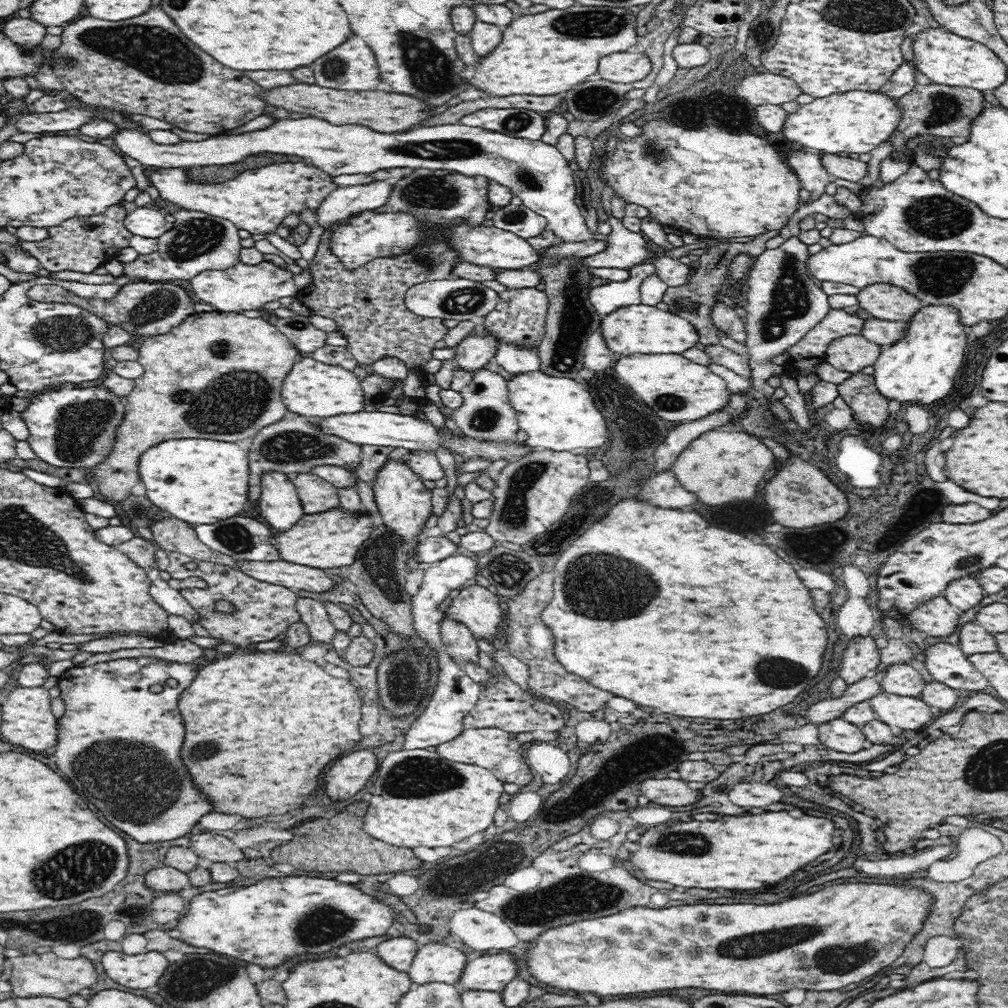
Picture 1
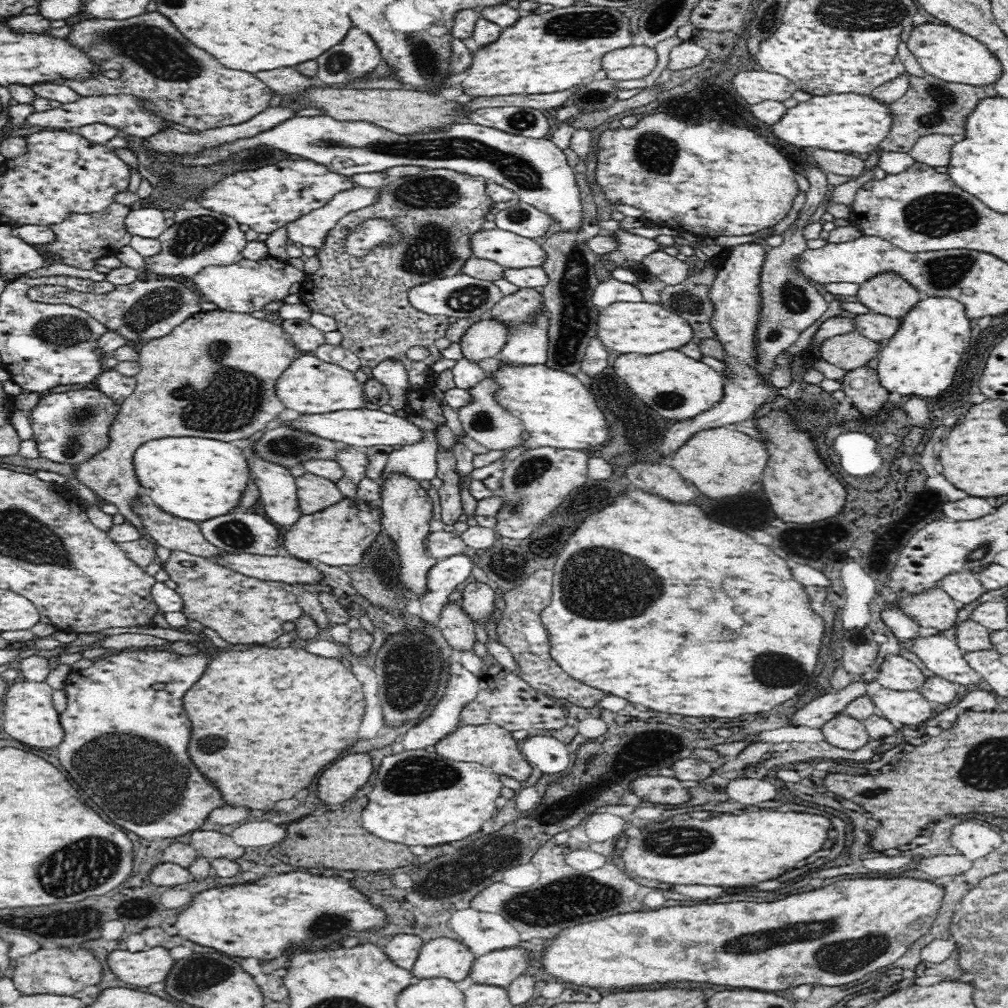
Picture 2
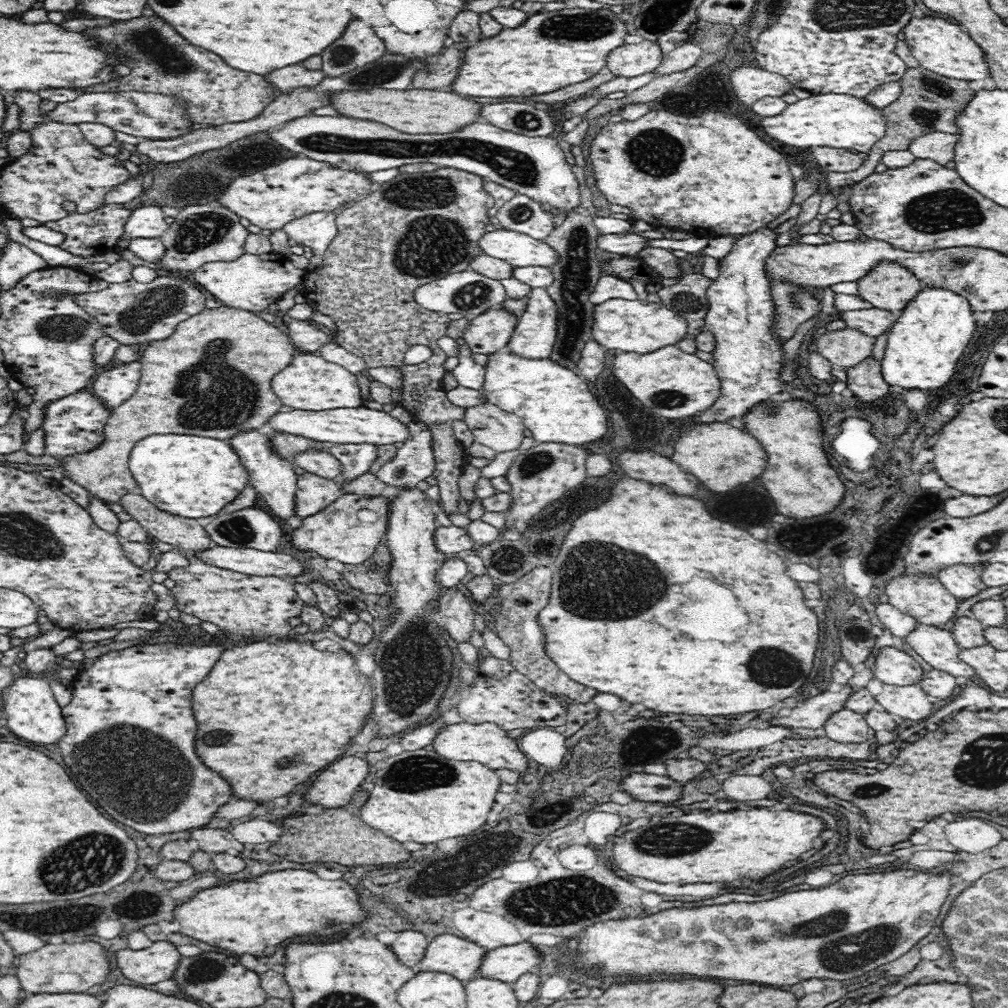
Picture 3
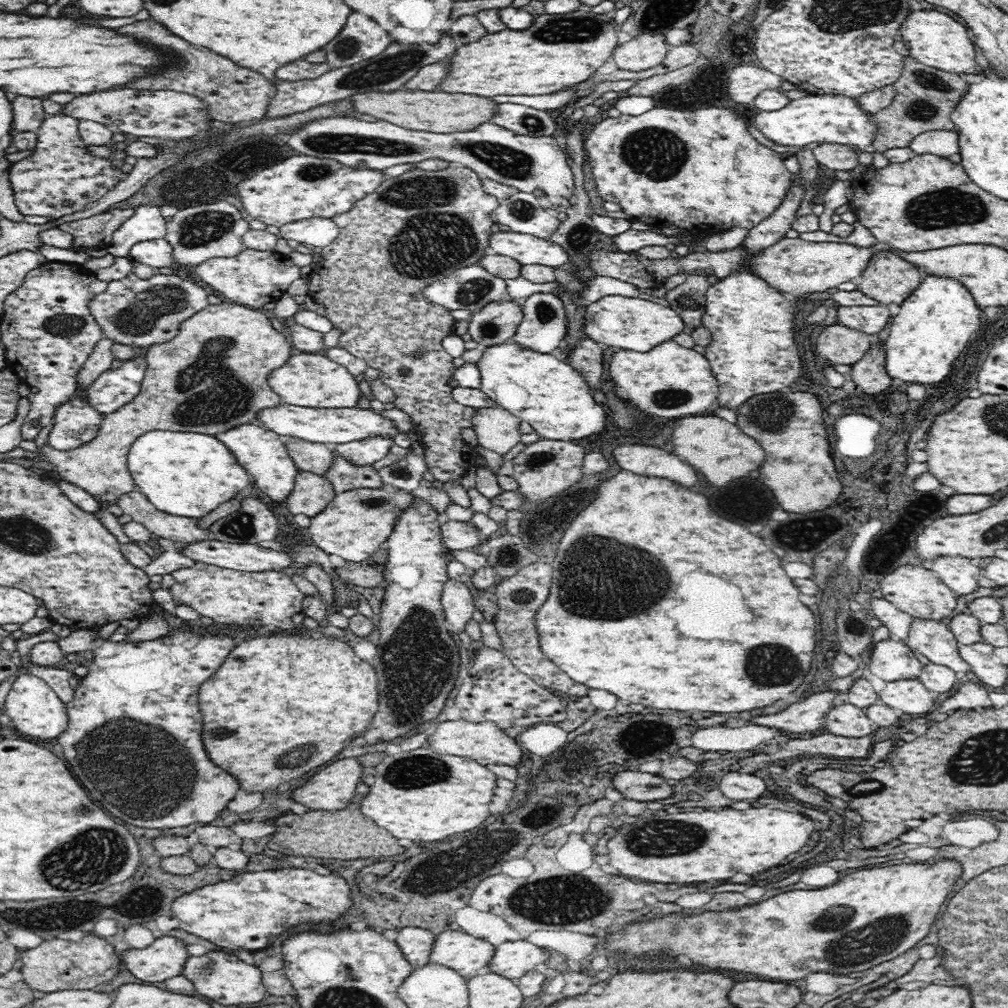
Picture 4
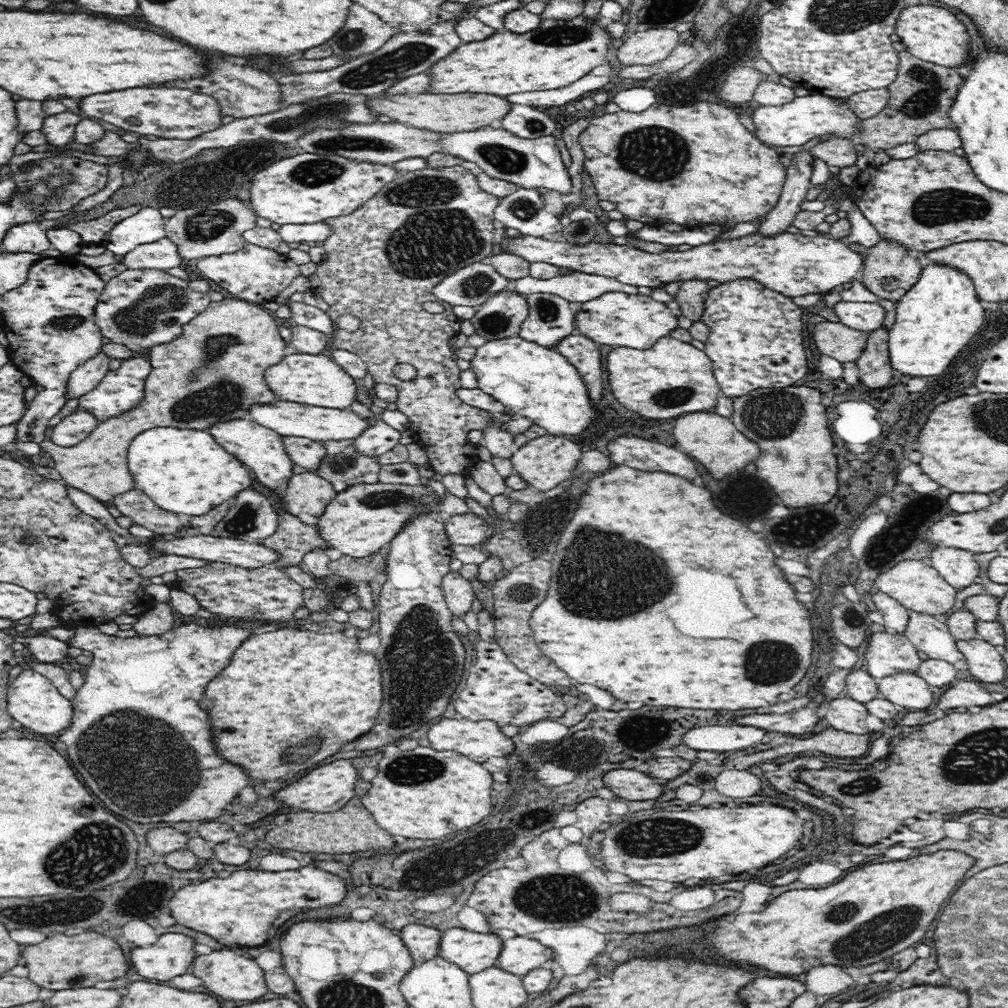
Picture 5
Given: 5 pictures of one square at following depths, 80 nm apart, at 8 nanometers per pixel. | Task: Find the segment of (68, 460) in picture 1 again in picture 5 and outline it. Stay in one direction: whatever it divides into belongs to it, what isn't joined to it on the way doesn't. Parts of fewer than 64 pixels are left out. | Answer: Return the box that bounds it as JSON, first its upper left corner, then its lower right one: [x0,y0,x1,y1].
[51,406,98,447]

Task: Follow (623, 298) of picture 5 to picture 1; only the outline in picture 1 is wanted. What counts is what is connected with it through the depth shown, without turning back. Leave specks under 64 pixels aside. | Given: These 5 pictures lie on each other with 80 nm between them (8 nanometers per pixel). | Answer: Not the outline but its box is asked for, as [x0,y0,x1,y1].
[600,304,699,357]

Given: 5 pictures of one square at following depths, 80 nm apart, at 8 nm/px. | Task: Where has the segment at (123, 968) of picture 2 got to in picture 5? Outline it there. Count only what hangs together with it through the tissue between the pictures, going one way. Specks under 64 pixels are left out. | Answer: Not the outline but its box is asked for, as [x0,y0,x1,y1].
[130,932,196,981]

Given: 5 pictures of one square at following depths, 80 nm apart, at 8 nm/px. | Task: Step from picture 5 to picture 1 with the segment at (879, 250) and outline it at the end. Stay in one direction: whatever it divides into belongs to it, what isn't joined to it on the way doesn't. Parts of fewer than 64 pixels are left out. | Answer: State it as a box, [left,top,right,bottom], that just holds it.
[857,282,922,322]

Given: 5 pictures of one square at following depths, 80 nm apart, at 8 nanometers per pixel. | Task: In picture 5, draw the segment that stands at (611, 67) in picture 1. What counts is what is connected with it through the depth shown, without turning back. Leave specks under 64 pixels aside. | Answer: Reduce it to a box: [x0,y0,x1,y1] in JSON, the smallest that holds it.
[617,27,679,67]

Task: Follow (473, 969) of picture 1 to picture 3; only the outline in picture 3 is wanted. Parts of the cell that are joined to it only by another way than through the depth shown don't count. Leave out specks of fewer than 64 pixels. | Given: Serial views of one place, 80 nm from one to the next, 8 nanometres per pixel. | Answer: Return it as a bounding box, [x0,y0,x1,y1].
[478,941,542,984]

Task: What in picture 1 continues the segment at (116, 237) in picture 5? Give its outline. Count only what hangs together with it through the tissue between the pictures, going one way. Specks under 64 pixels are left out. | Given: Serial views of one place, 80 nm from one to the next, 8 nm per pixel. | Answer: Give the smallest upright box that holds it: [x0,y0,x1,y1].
[124,206,167,238]

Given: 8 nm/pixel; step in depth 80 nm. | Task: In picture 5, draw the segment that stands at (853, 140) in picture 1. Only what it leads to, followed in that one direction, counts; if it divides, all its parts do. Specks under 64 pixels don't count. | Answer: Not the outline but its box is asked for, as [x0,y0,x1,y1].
[751,93,858,146]

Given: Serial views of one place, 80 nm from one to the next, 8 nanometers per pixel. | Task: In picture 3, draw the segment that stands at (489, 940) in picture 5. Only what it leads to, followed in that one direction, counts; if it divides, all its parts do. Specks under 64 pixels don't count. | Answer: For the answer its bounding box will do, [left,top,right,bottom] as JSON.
[416,934,488,980]

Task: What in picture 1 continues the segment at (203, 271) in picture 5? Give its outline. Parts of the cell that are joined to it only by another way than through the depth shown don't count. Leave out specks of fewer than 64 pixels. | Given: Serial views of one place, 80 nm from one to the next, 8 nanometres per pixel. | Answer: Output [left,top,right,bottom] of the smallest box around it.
[190,261,296,313]

